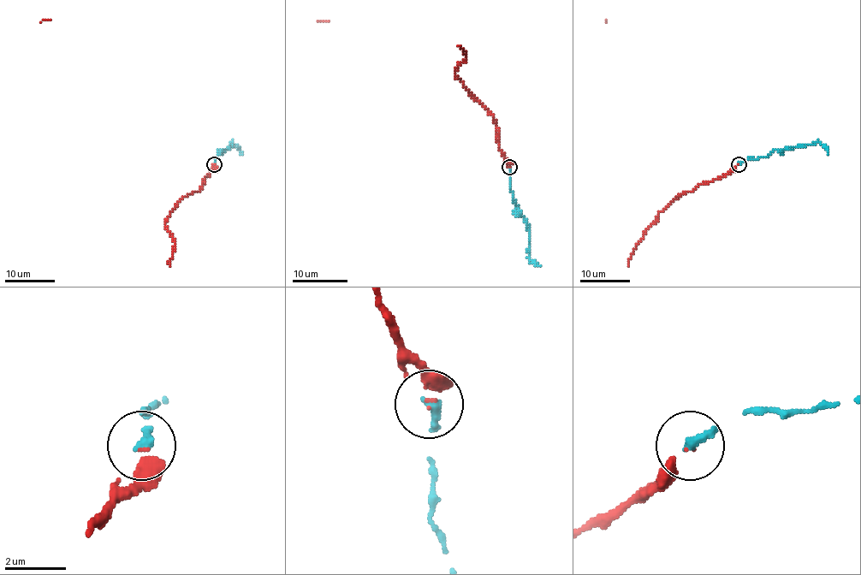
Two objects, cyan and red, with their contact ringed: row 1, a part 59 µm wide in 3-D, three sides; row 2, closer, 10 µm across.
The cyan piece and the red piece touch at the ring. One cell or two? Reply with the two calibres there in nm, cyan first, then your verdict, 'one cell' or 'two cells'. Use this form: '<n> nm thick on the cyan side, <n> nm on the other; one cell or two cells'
320 nm thick on the cyan side, 240 nm on the other; one cell

